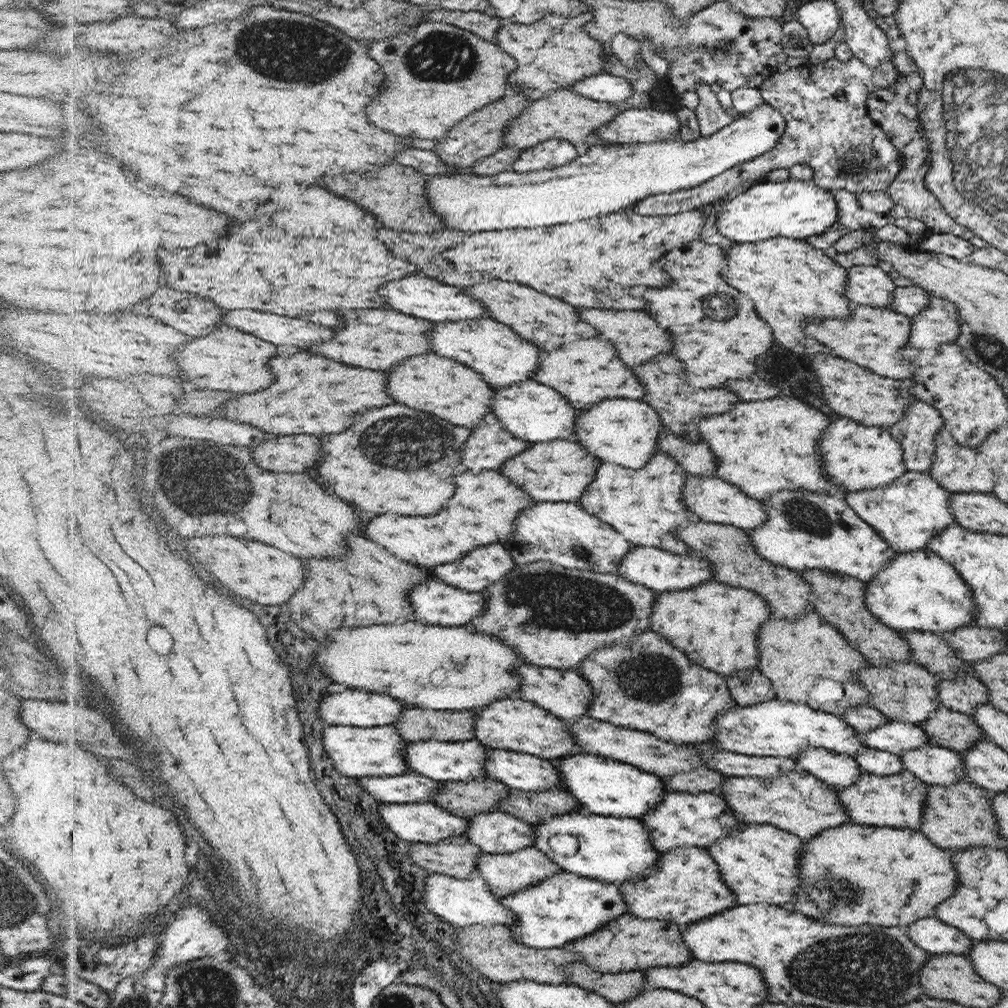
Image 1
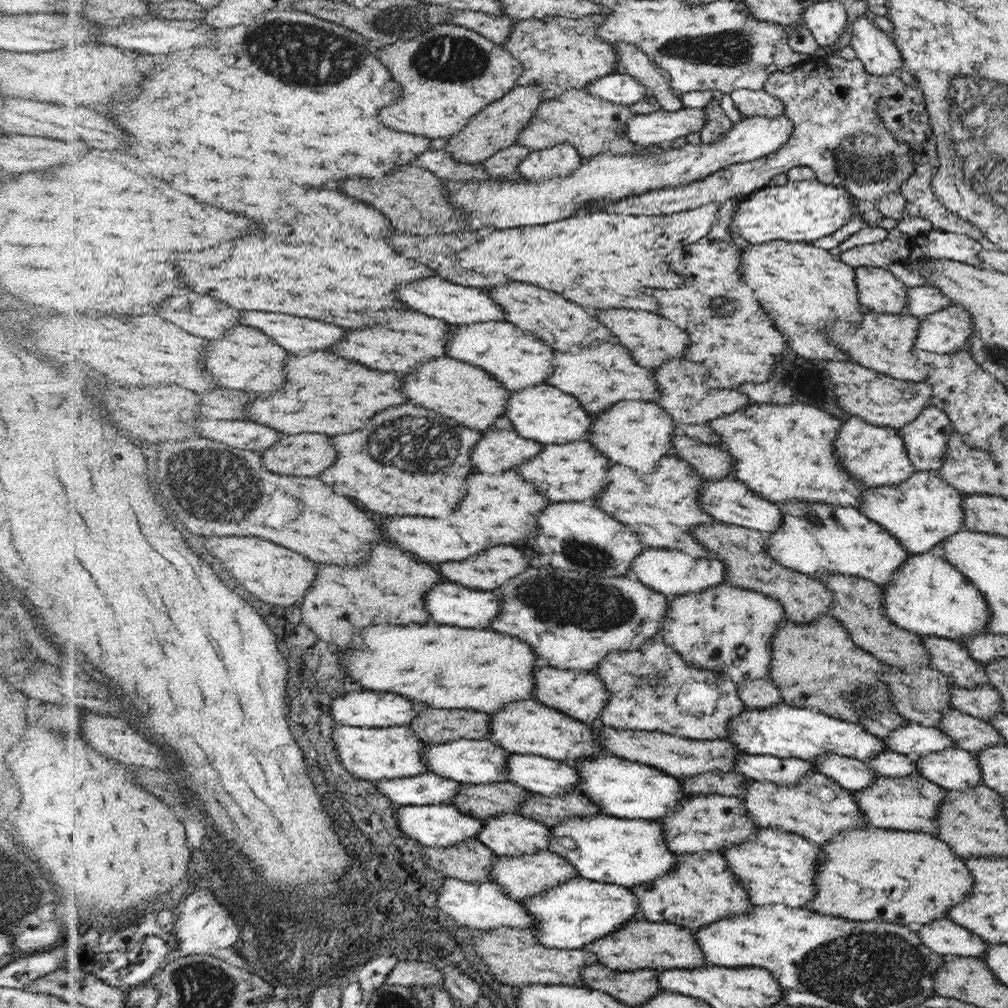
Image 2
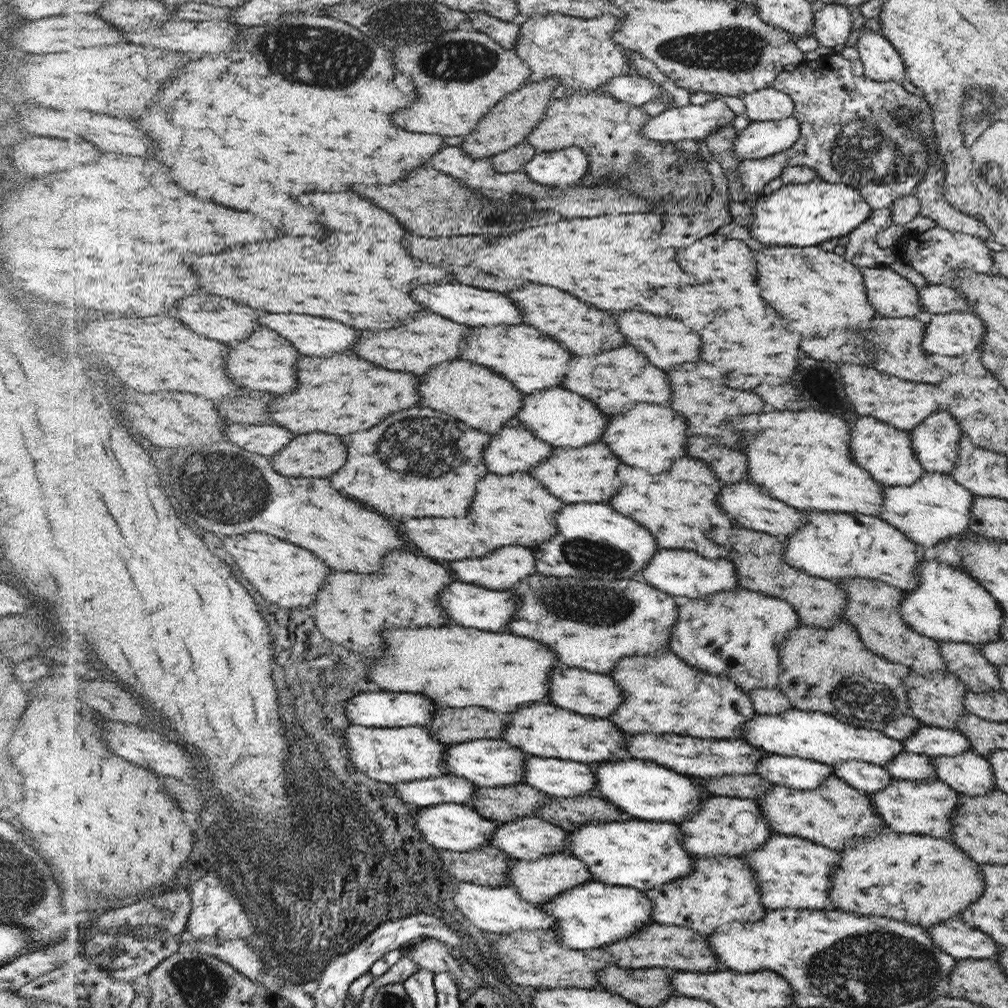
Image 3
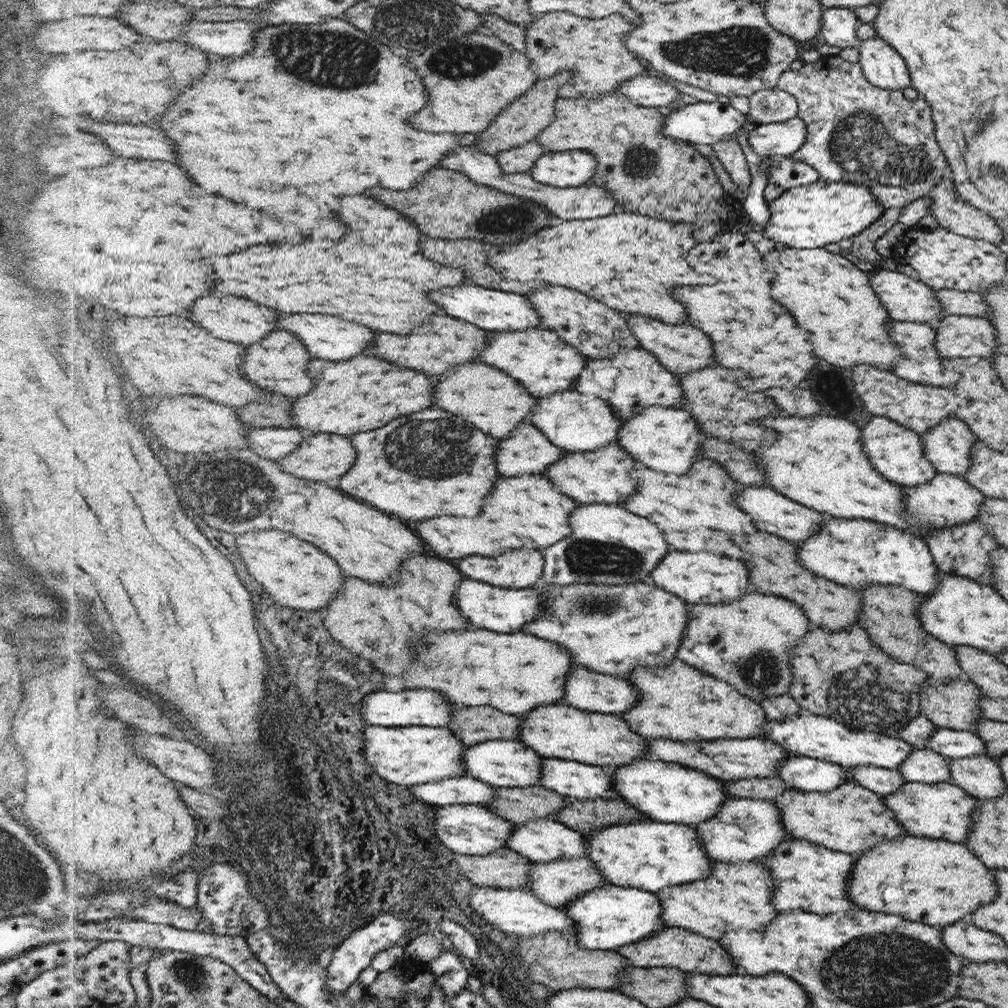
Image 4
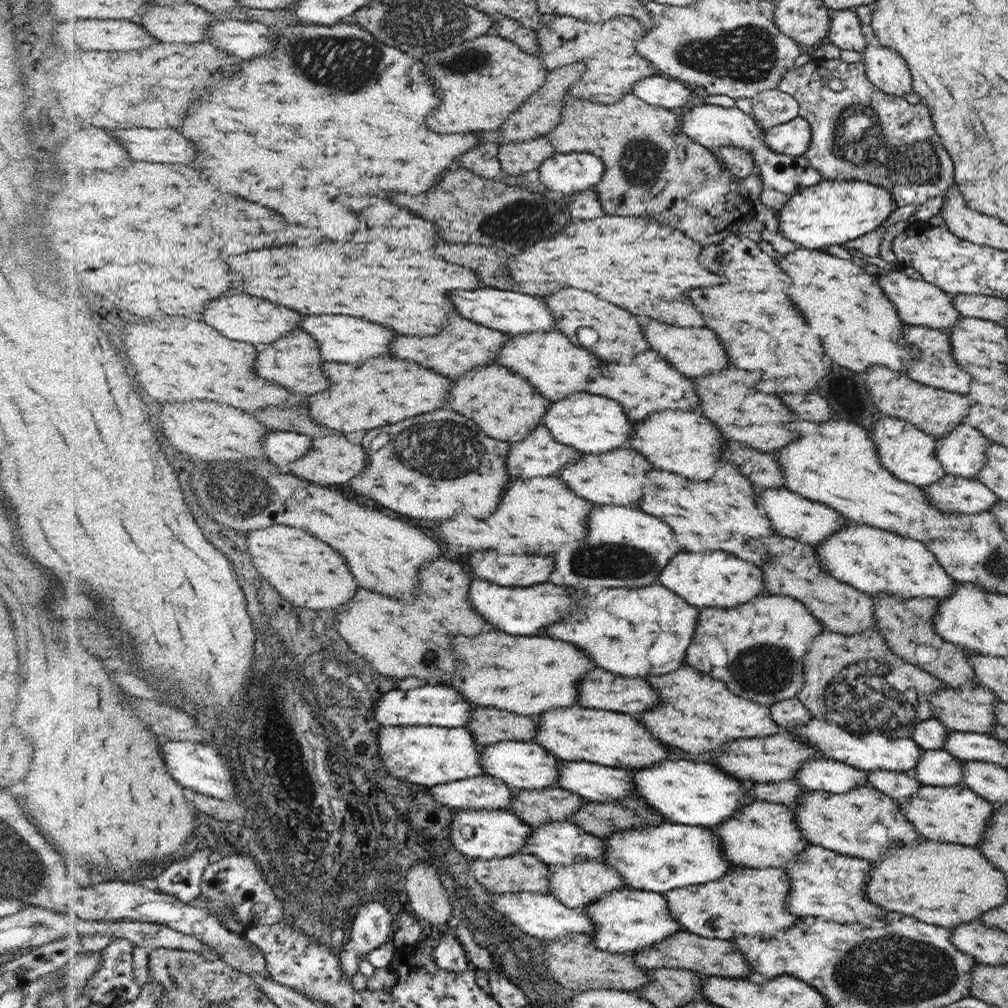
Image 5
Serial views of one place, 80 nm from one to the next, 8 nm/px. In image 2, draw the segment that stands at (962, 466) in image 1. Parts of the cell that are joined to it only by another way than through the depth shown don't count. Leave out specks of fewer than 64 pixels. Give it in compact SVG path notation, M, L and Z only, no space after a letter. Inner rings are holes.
M955 430L947 442L947 460L944 466L937 472L950 486L956 487L964 495L968 494L986 494L1003 496L1004 484L1000 482L1000 472L1004 472L1001 466L998 466L997 460L987 451L976 449L966 443Z

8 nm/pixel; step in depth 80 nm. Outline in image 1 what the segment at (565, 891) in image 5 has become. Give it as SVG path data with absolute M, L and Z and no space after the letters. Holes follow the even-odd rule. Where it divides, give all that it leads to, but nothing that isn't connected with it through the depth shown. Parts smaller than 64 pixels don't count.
M536 847L524 848L510 854L483 853L477 862L477 867L478 875L490 885L491 891L497 897L510 896L564 871L556 861L553 861L547 854L544 854L544 851L538 850Z

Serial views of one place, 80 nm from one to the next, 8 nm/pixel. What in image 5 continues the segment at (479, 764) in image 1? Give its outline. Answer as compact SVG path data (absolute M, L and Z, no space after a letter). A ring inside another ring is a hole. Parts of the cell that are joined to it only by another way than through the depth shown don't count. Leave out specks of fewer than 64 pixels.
M506 741L483 747L481 765L486 775L508 783L514 789L542 790L556 786L559 782L561 761L548 749L534 742Z

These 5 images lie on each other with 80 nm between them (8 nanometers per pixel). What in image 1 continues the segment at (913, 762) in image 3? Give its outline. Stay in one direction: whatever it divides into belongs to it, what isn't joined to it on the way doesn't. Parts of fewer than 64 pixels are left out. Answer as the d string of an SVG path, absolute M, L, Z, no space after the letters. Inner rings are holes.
M866 748L852 757L866 773L890 776L904 770L904 763L899 755L888 751Z

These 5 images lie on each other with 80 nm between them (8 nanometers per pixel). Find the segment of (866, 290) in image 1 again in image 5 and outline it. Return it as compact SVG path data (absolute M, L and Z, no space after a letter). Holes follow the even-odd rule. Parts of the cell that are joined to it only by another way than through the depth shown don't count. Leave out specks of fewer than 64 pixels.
M902 270L890 271L888 275L878 277L877 281L887 297L897 306L899 317L911 326L926 326L938 331L948 332L954 324L963 318L953 303L951 295L925 280L912 279Z

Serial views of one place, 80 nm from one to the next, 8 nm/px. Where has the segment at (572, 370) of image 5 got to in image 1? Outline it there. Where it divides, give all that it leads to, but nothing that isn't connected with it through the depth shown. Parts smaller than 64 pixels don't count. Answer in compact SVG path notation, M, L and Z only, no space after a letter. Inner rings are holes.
M473 318L434 324L431 330L431 348L437 355L464 363L478 371L495 388L532 379L539 368L541 349L522 338L510 326L490 318Z

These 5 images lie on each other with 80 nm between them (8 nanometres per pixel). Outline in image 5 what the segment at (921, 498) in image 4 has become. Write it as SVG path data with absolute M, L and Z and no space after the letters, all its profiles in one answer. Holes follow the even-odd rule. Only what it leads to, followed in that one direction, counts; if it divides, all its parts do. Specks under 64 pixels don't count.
M947 474L935 484L924 486L927 497L943 513L976 514L991 510L999 496L978 479Z

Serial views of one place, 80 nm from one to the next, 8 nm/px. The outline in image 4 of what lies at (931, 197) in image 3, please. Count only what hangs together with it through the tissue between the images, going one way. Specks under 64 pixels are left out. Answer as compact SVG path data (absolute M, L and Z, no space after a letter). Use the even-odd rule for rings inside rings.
M945 174L943 180L931 191L932 197L929 214L934 216L940 226L956 234L998 244L1005 240L1004 231L988 213L962 202L956 196L952 179Z

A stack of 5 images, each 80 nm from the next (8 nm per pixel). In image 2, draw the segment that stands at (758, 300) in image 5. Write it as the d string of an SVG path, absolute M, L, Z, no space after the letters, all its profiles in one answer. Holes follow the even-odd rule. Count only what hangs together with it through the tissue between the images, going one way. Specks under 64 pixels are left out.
M707 236L684 248L678 248L674 250L674 254L668 254L666 262L674 272L688 276L690 282L686 282L686 286L678 290L658 292L658 302L662 306L658 314L676 322L676 326L688 330L688 336L692 338L692 344L684 359L705 366L709 374L703 377L703 381L710 387L720 389L738 389L743 383L760 384L770 381L778 362L774 356L784 356L786 352L786 338L778 330L774 330L772 318L752 296L752 287L741 281L742 251L743 249L733 241L710 241Z

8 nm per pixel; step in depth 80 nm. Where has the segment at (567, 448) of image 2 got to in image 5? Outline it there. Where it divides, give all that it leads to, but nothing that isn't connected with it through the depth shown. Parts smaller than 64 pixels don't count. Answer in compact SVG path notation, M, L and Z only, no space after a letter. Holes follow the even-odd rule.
M617 448L604 454L584 454L568 468L563 468L558 477L577 495L596 505L636 506L637 502L652 489L655 482L648 478L653 464L640 451L632 448Z

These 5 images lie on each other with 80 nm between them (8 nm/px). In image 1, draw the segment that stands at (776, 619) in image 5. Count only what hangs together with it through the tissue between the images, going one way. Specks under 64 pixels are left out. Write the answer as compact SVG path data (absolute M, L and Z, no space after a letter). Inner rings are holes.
M710 580L695 588L657 594L651 609L650 629L662 634L674 646L684 651L692 663L715 671L725 678L732 677L740 670L758 668L759 648L756 644L759 644L759 632L761 632L761 626L772 619L772 616L768 609L768 602L756 592Z

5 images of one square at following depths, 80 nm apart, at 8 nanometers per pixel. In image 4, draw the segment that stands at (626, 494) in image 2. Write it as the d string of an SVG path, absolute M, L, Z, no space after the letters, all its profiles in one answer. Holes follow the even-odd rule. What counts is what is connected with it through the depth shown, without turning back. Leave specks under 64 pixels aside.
M699 457L693 462L691 470L684 475L667 475L654 468L641 466L637 468L631 474L638 478L640 488L634 496L620 502L620 505L634 514L656 522L667 540L668 550L710 552L742 561L749 558L750 552L743 551L738 546L741 542L739 536L756 533L756 525L751 516L735 501L737 492L744 486L732 478L722 464Z

